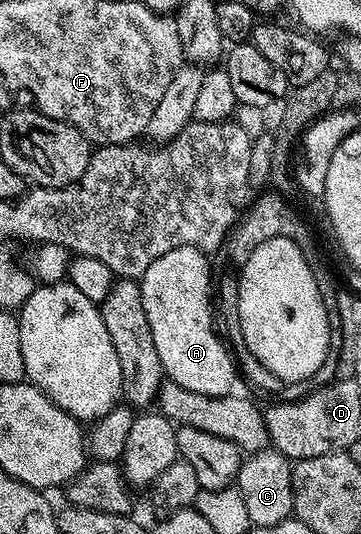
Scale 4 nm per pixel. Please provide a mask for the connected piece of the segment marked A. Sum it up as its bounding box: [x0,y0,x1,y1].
[138,246,237,396]

